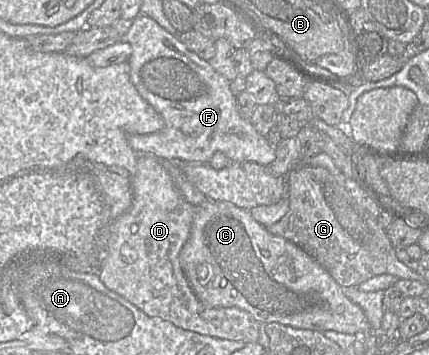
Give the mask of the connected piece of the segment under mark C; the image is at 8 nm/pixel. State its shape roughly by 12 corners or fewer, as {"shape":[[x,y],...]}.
{"shape":[[195,207],[180,263],[207,306],[370,333],[362,308],[249,211]]}

